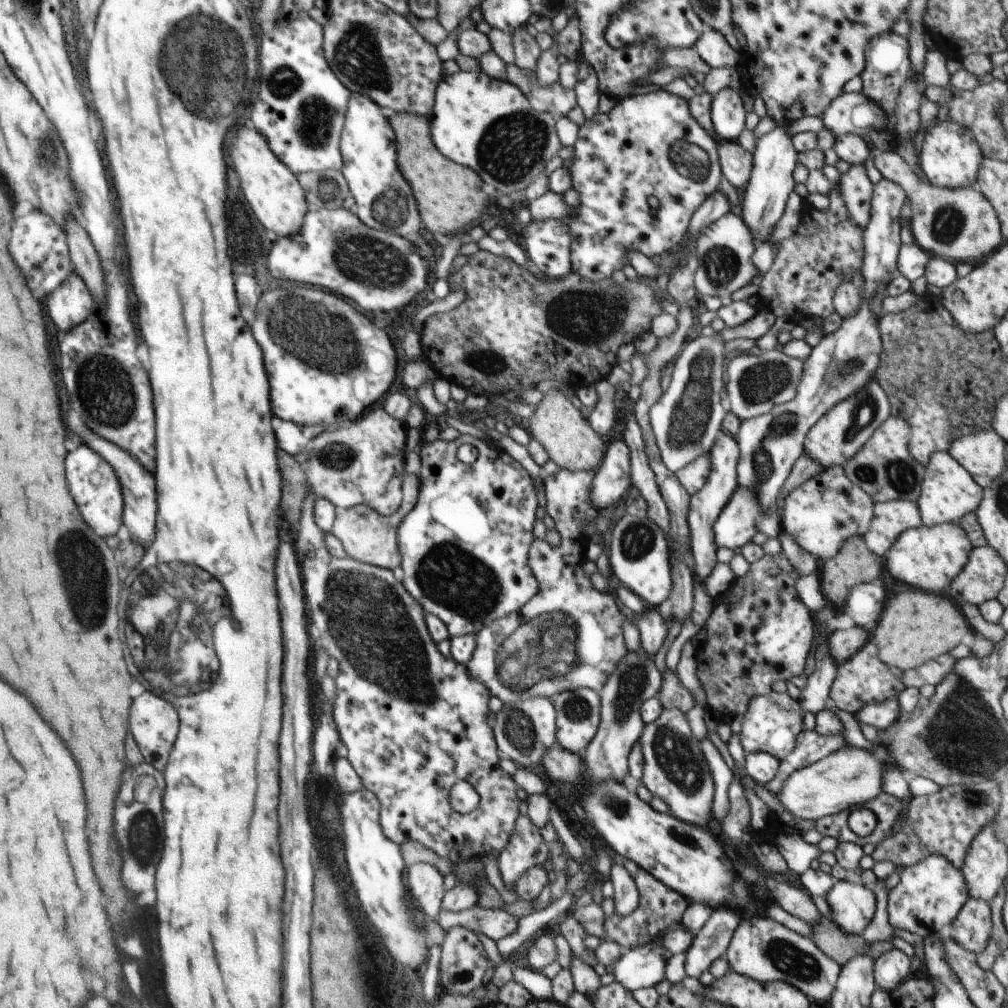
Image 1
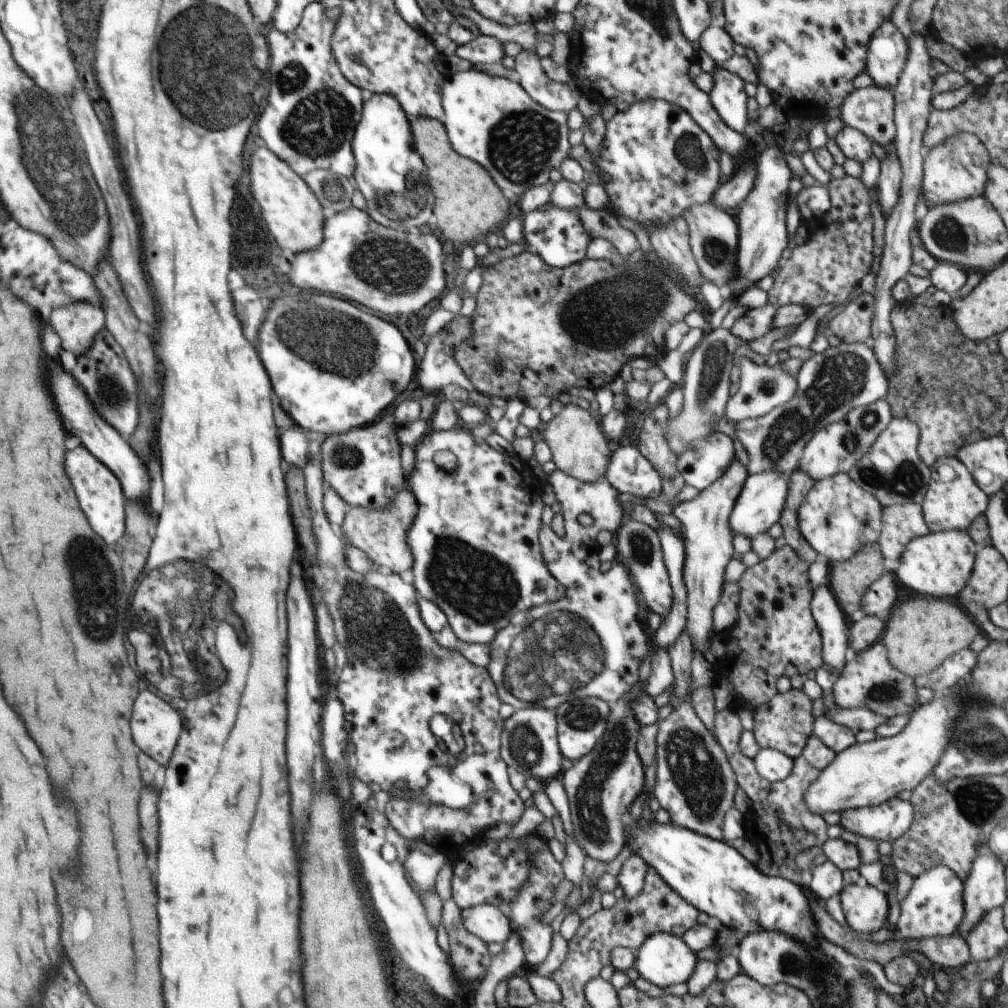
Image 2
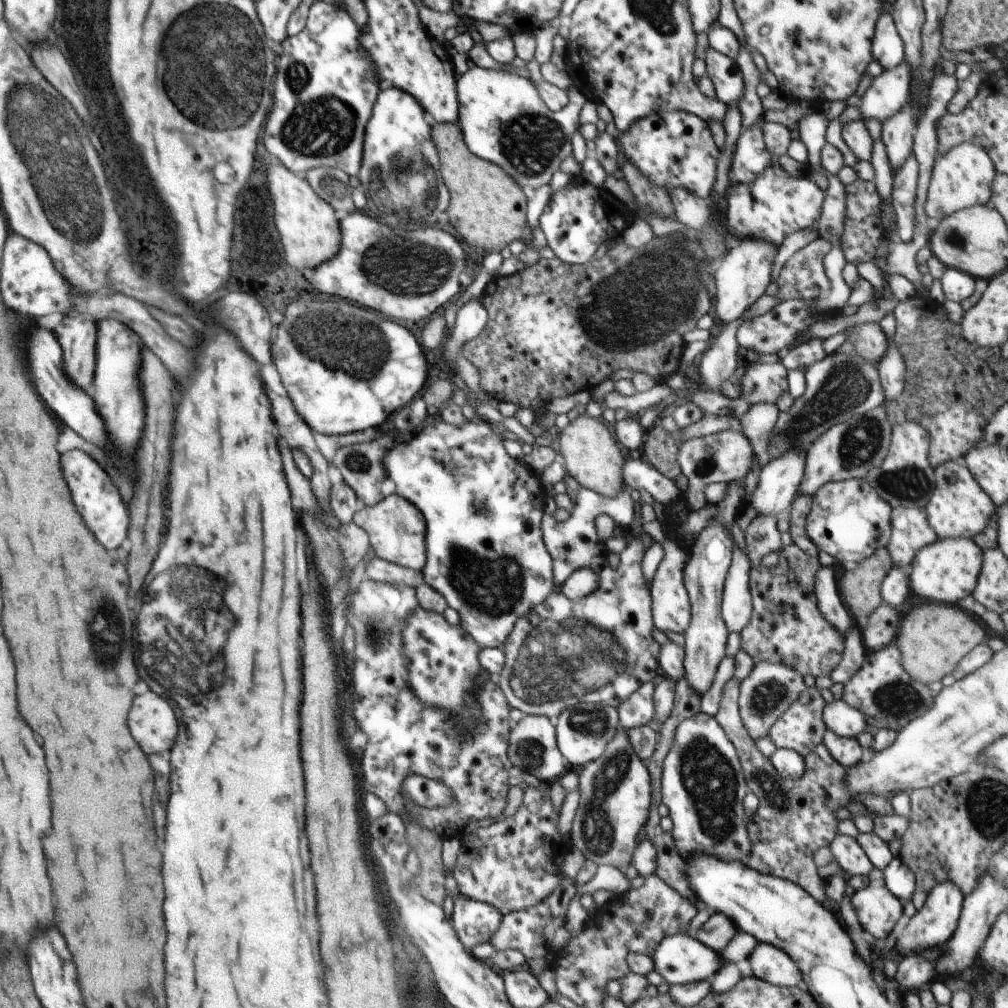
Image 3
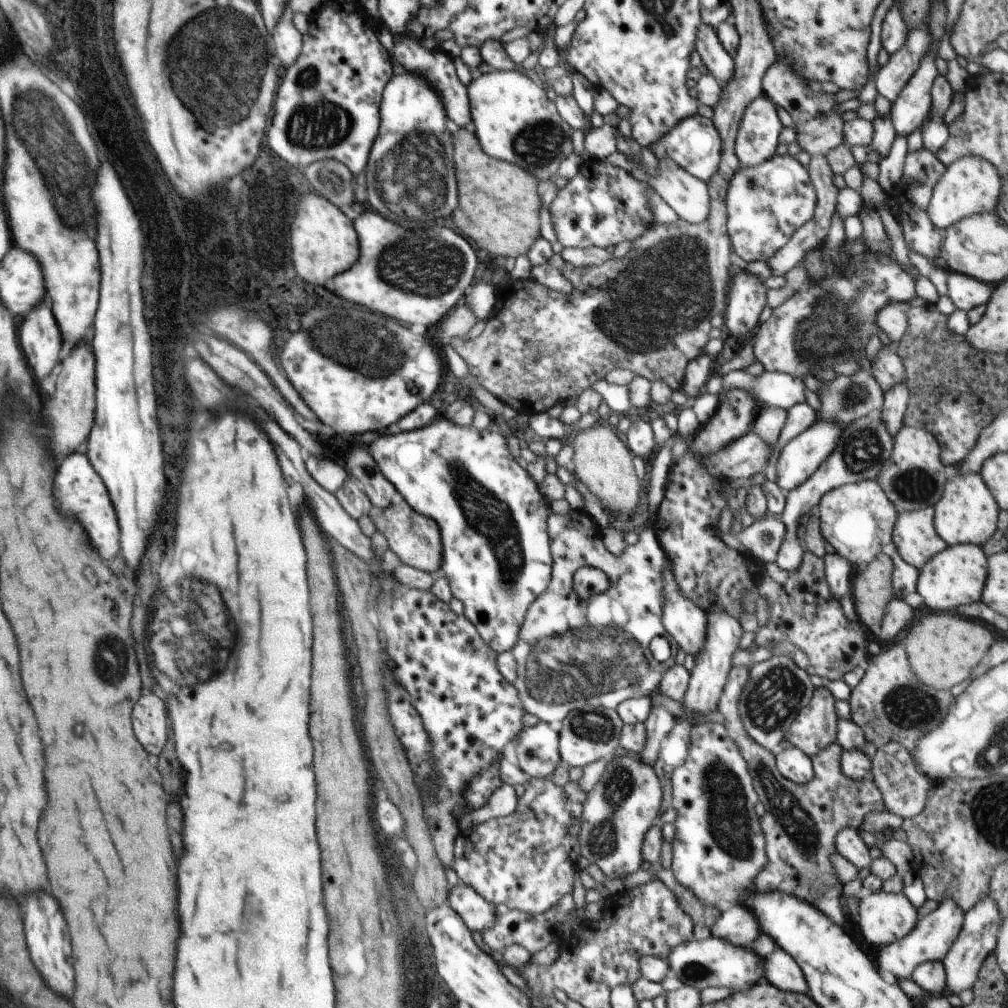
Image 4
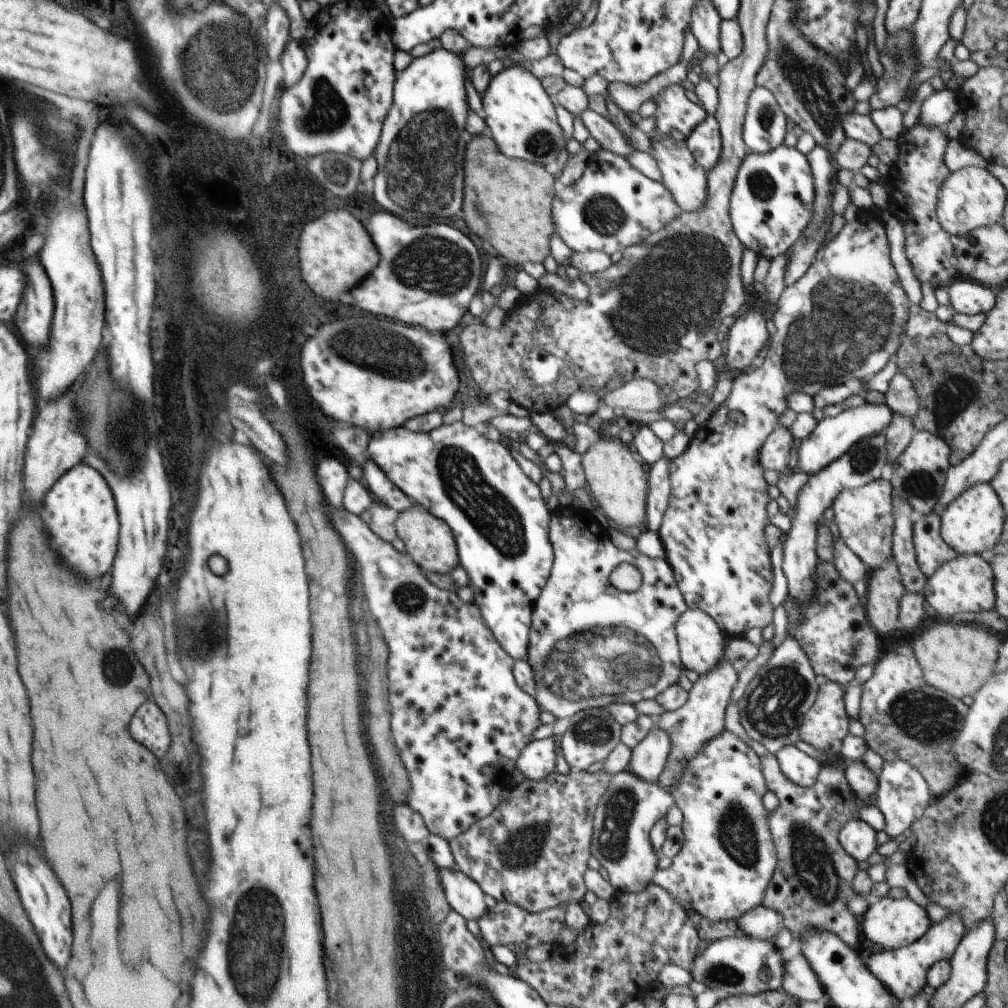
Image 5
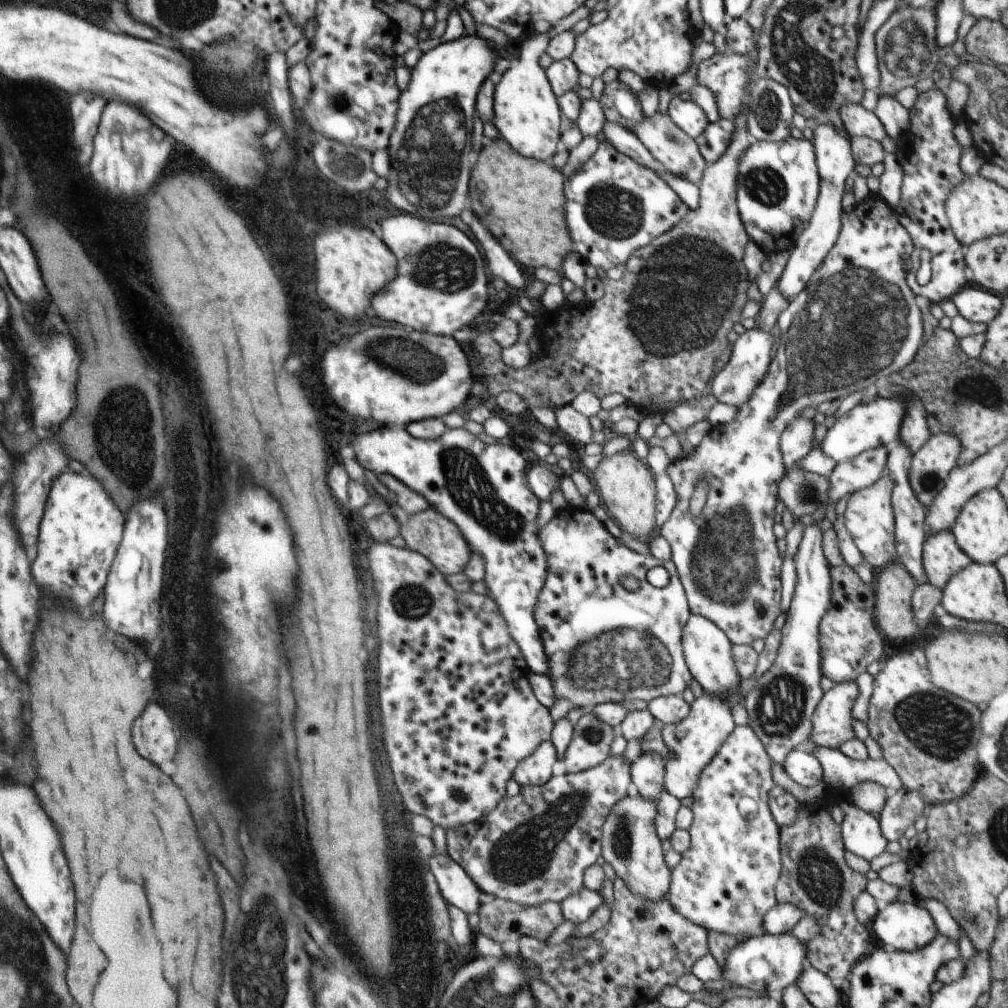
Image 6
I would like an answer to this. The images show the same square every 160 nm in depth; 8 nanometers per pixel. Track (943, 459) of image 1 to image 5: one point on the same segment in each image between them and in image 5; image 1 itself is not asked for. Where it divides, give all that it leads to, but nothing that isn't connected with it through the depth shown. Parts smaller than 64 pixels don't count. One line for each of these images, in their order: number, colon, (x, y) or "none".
2: (953, 501)
3: (959, 507)
4: (967, 513)
5: (971, 524)

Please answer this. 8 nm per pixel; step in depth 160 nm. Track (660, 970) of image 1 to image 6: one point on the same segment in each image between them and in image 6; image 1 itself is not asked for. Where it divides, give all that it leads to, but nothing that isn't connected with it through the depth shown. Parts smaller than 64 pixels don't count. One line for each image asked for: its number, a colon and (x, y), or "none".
2: (663, 959)
3: (680, 959)
4: (713, 962)
5: (740, 965)
6: (770, 963)

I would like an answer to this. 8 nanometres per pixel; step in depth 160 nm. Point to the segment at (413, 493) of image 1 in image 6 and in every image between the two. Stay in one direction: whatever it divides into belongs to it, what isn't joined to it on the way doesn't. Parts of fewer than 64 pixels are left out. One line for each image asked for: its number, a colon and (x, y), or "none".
2: (381, 533)
3: (396, 528)
4: (416, 539)
5: (429, 541)
6: (438, 538)

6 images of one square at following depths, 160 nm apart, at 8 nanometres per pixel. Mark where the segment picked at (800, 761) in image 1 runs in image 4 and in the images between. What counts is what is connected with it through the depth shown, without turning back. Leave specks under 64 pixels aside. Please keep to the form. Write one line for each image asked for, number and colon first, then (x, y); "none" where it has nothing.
2: (779, 824)
3: (795, 818)
4: (801, 821)

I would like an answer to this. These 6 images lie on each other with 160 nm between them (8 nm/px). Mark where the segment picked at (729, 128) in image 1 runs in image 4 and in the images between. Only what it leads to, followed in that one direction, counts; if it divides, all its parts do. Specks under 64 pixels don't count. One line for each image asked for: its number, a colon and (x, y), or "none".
2: (728, 96)
3: (724, 72)
4: (721, 65)

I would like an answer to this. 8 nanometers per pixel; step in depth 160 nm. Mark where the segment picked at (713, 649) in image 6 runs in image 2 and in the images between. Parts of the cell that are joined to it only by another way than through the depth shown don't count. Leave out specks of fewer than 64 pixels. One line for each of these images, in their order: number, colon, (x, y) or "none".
2: (639, 548)
3: (671, 609)
4: (686, 623)
5: (701, 643)

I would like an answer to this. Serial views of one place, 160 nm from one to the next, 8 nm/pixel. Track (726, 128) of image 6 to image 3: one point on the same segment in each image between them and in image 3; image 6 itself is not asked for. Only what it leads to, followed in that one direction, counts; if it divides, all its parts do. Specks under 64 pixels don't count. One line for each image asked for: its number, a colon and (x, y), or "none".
3: (673, 149)
4: (694, 143)
5: (704, 142)

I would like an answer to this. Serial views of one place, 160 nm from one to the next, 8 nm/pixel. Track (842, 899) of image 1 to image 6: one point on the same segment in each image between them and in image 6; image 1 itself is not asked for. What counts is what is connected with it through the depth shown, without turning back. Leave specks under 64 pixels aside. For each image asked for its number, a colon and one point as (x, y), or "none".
2: (866, 908)
3: (878, 910)
4: (883, 918)
5: (893, 923)
6: (903, 926)

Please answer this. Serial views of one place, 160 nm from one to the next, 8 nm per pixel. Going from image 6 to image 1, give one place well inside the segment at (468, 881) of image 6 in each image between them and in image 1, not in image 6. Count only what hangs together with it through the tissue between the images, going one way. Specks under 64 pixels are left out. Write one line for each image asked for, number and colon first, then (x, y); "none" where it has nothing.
1: (496, 924)
2: (487, 922)
3: (475, 922)
4: (478, 914)
5: (463, 895)

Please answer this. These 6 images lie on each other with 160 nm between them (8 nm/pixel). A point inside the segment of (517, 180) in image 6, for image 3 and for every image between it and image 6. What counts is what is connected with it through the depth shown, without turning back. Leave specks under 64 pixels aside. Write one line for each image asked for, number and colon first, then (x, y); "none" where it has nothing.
3: (489, 209)
4: (499, 209)
5: (508, 202)

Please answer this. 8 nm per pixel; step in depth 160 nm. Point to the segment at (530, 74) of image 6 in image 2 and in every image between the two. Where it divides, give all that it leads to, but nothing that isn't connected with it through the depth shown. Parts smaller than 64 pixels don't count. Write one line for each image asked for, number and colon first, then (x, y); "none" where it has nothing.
2: (492, 120)
3: (502, 116)
4: (514, 121)
5: (520, 117)

